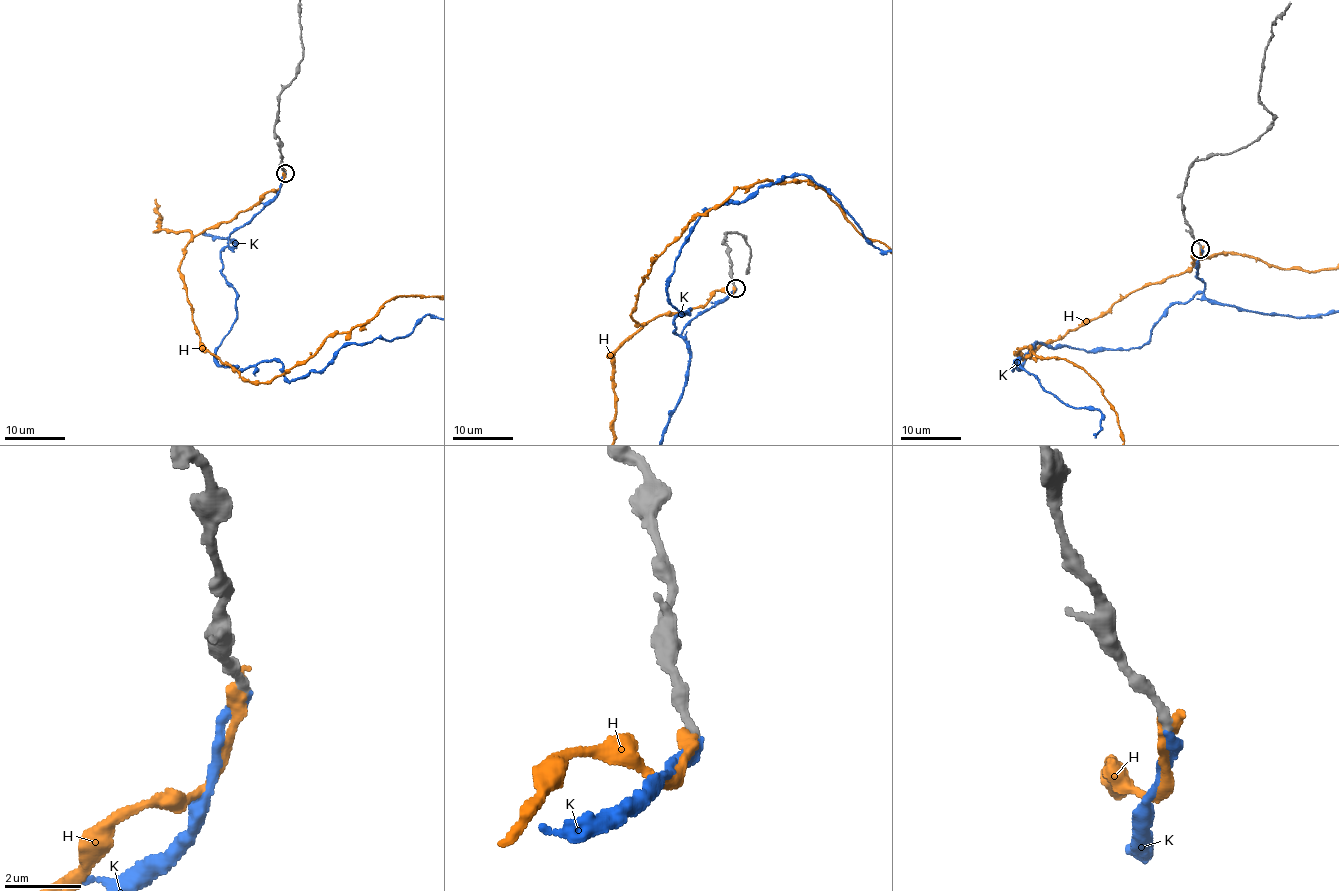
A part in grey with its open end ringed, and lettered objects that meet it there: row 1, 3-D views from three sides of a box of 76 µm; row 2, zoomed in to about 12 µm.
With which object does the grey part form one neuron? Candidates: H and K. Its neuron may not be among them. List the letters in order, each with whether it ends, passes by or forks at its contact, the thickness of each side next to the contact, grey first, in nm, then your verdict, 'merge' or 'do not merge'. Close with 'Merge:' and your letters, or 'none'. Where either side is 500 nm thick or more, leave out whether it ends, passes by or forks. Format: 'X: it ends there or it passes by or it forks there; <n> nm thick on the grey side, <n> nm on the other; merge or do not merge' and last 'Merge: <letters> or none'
H: it ends there; 260 nm thick on the grey side, 400 nm on the other; do not merge
K: it ends there; 240 nm thick on the grey side, 300 nm on the other; merge
Merge: K

